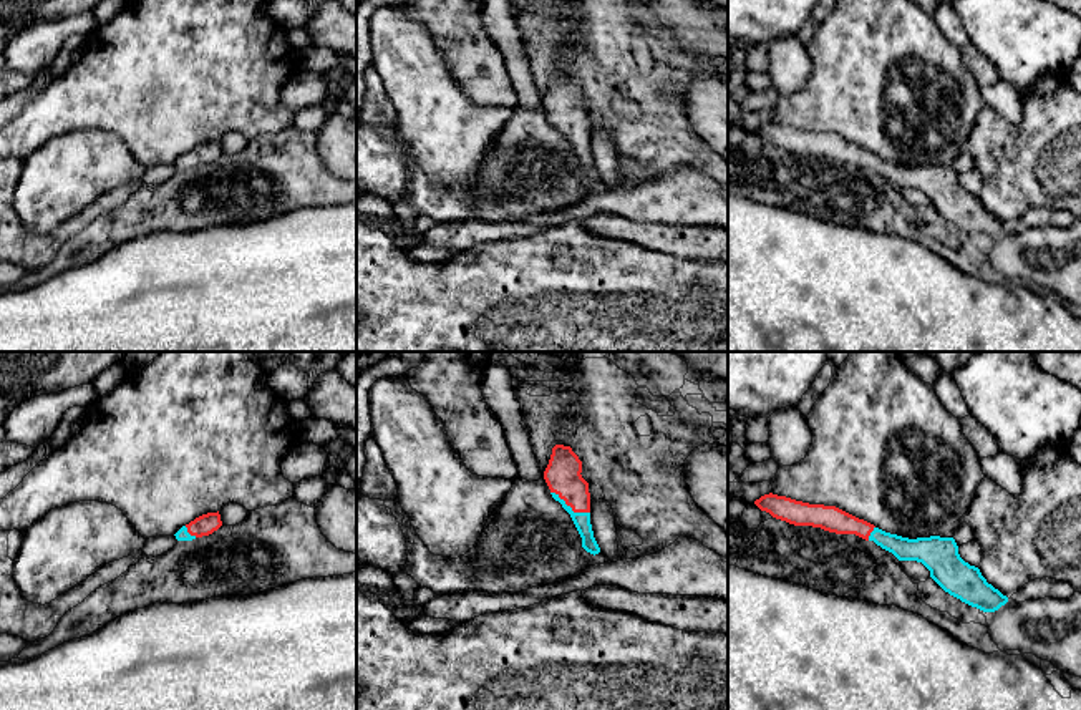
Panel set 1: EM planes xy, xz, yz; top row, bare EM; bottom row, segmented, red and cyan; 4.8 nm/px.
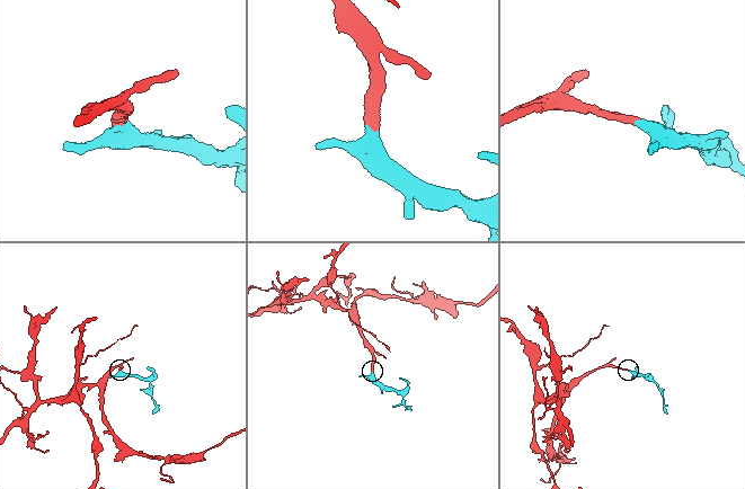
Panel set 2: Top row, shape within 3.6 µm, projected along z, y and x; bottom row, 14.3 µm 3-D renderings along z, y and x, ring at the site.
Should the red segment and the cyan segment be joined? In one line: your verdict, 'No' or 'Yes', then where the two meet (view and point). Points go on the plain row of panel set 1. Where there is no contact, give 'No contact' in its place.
Yes. Touches red at xz (571, 135)

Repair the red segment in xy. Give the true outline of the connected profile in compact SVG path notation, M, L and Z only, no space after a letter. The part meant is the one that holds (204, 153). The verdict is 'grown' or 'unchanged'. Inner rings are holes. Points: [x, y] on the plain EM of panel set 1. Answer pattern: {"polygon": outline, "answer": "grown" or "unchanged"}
{"polygon": "M207 141L189 153L182 154L174 164L177 169L192 169L196 166L209 164L222 154L221 143Z", "answer": "grown"}

